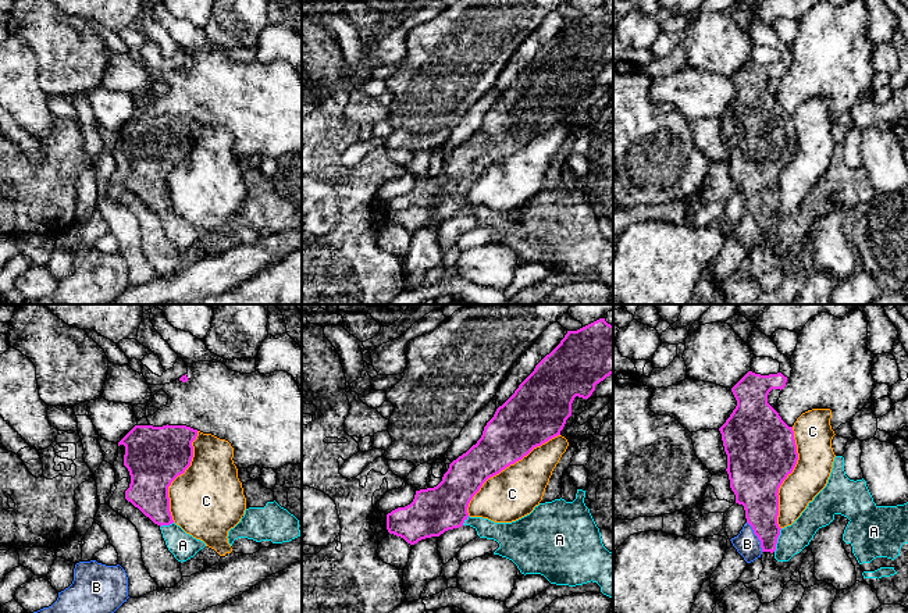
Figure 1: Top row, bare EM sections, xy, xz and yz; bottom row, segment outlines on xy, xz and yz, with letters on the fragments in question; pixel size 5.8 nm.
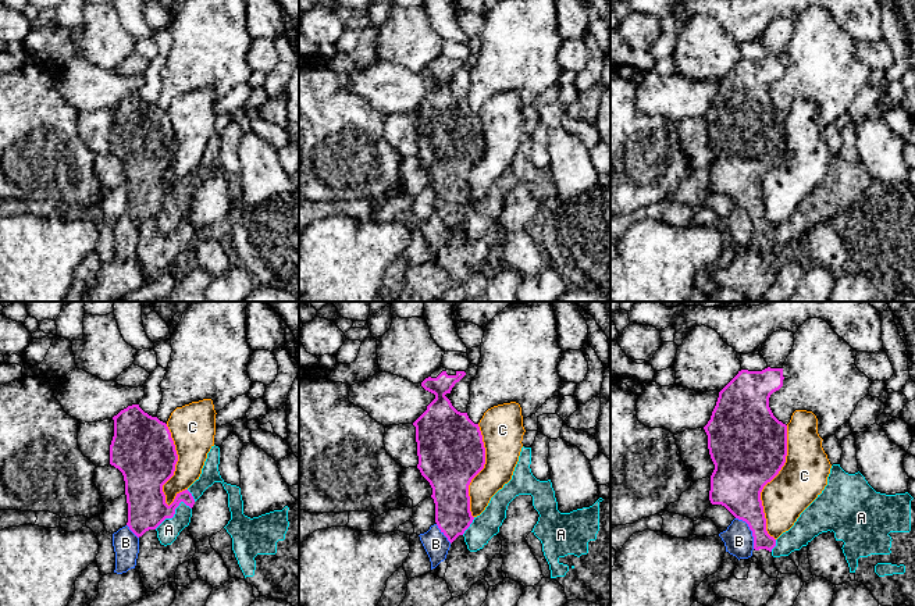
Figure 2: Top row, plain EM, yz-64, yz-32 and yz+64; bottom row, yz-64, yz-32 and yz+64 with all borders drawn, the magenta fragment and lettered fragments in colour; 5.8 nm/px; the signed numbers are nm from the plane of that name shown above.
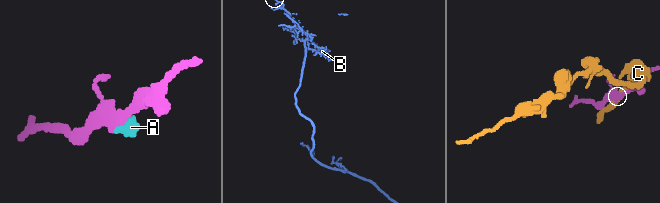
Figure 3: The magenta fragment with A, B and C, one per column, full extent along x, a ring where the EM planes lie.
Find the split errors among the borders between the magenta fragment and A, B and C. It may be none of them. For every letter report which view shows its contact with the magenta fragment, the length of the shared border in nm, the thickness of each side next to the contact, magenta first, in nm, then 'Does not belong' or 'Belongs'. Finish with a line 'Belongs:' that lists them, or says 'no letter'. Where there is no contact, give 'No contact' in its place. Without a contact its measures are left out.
A: Touches magenta in yz. Shared border 140 nm. Thickness 200 nm (magenta) against 160 nm. Belongs
B: Touches magenta in yz. Shared border 200 nm. Thickness 220 nm (magenta) against 140 nm. Does not belong
C: Touches magenta in xz. Shared border 700 nm. Thickness 300 nm (magenta) against 280 nm. Does not belong
Belongs: A

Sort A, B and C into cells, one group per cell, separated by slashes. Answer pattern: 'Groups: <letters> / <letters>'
Groups: A / B / C

